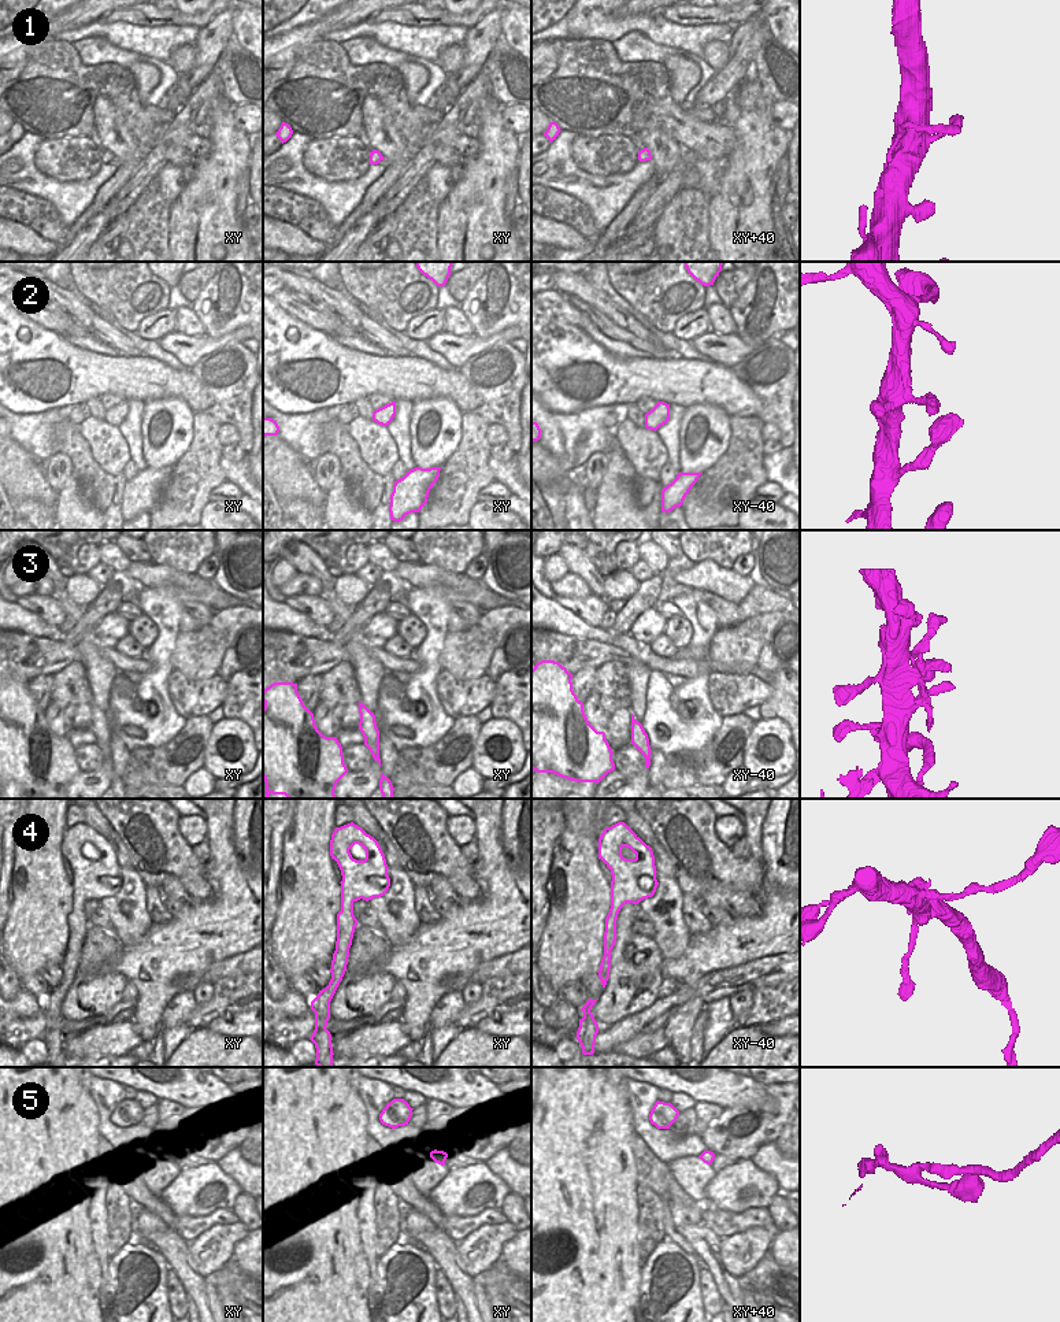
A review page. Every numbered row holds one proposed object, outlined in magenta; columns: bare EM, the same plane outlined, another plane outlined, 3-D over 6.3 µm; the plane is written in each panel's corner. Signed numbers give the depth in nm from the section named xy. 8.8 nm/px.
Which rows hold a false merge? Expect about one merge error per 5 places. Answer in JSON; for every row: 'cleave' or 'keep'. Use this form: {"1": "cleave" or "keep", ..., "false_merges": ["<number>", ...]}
{"1": "keep", "2": "keep", "3": "keep", "4": "keep", "5": "keep", "false_merges": []}

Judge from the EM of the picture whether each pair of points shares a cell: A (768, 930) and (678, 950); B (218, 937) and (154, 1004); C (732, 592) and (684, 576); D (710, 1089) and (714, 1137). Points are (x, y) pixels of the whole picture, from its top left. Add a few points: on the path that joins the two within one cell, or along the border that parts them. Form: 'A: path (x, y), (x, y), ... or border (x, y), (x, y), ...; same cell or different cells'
A: border (692, 936), (688, 948), (679, 956), (663, 961); different cells
B: path (197, 941), (155, 984); same cell
C: path (719, 581), (711, 577), (696, 577); same cell
D: border (756, 1107), (723, 1108); different cells

